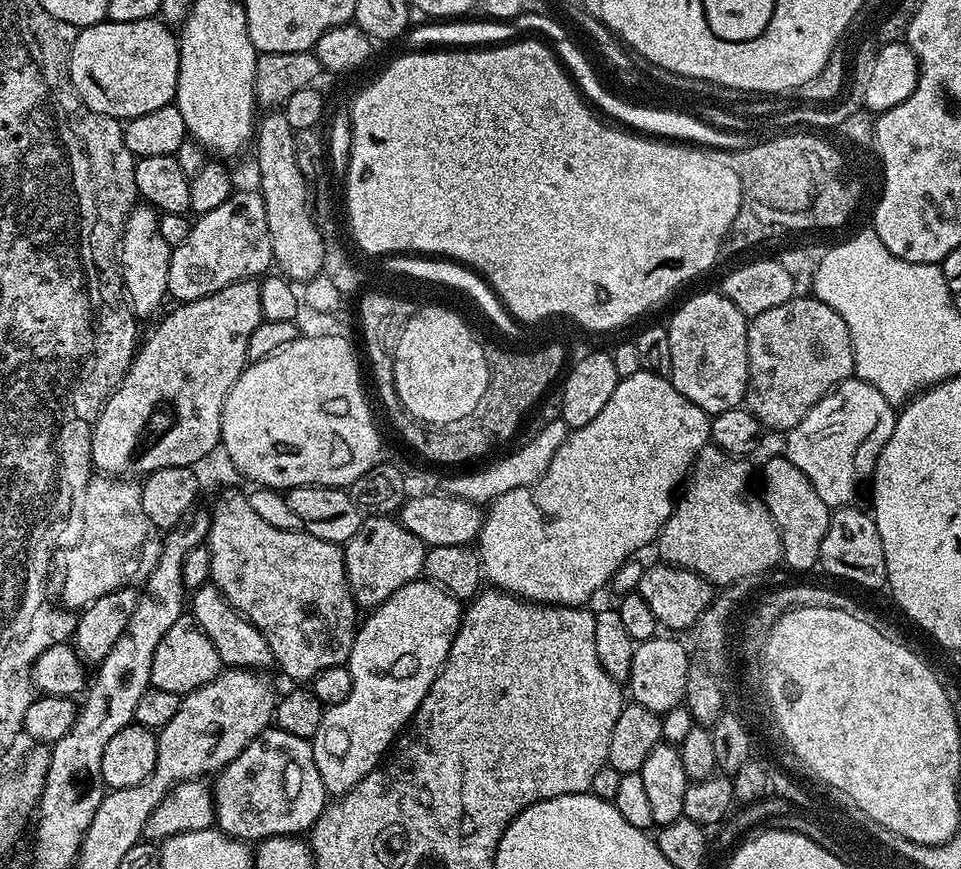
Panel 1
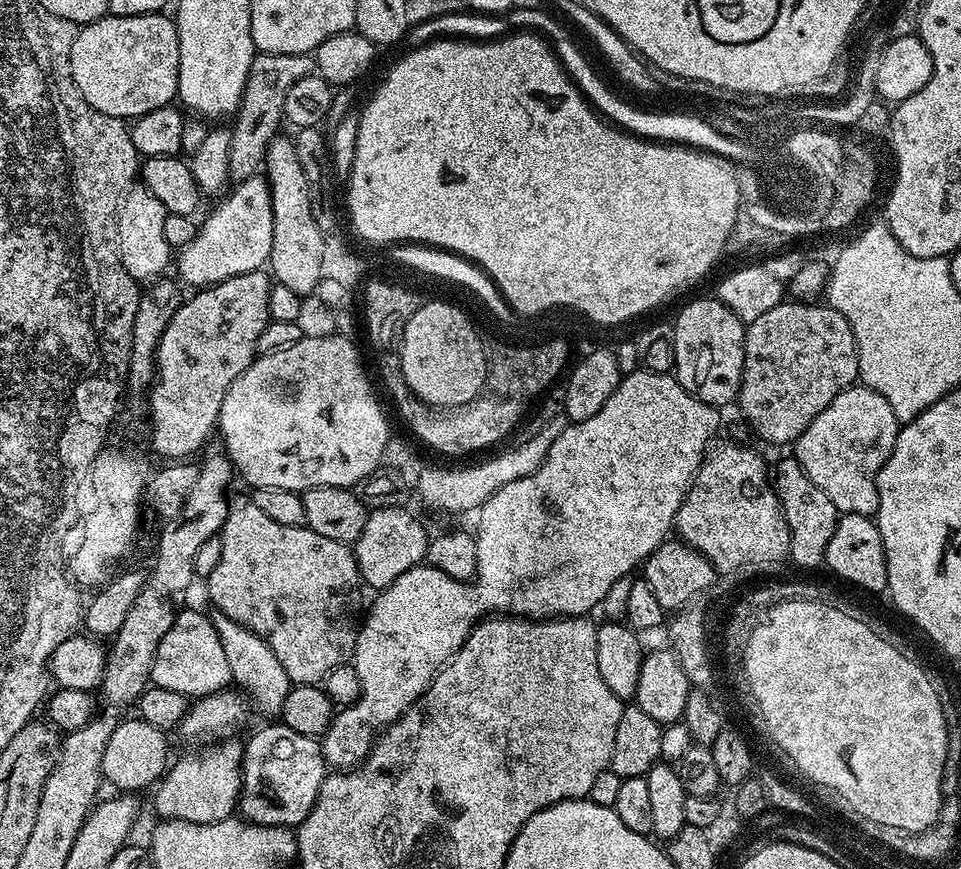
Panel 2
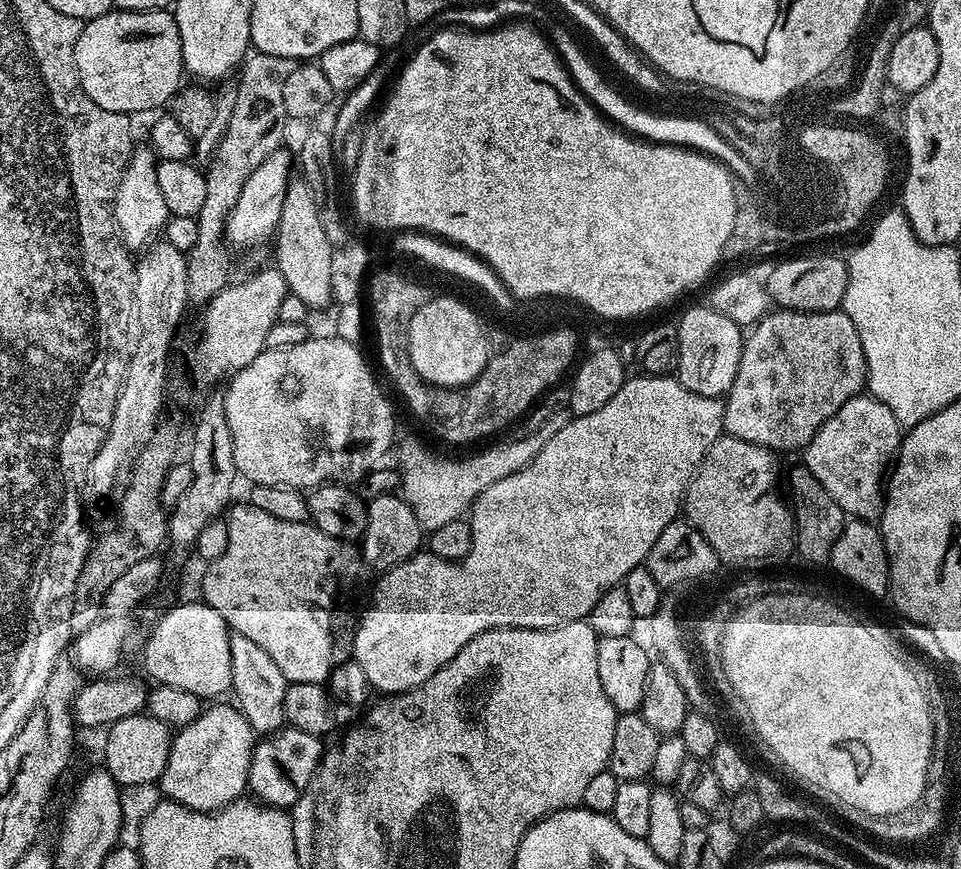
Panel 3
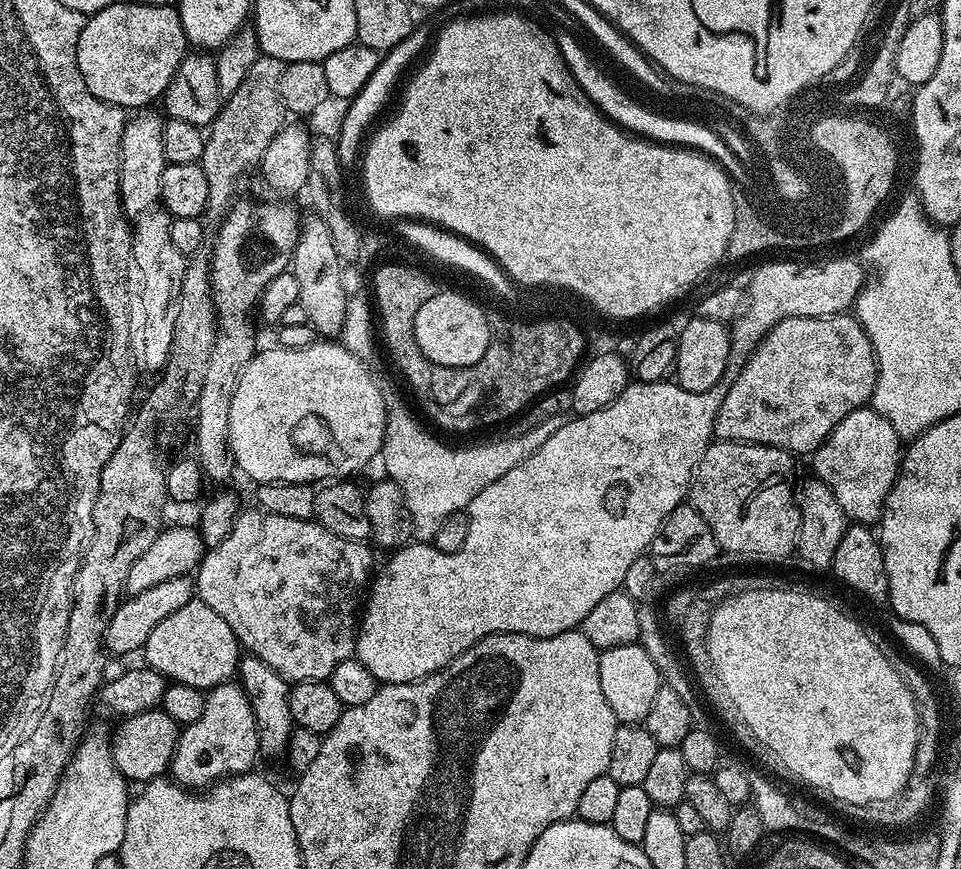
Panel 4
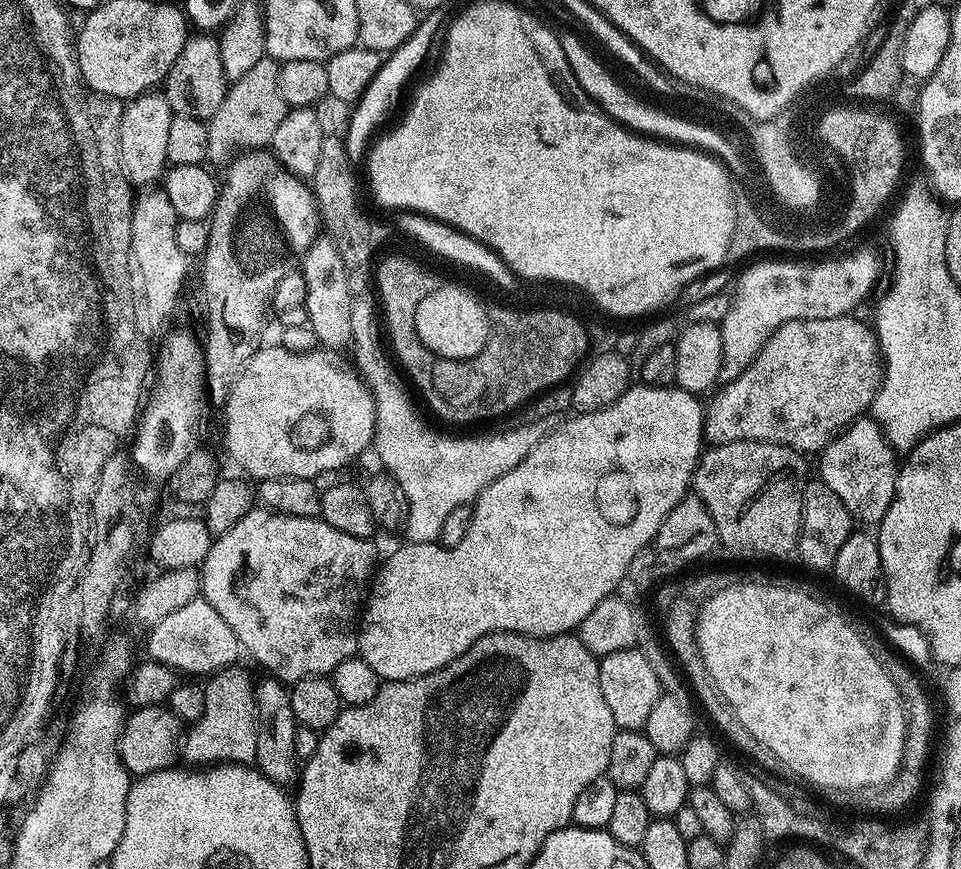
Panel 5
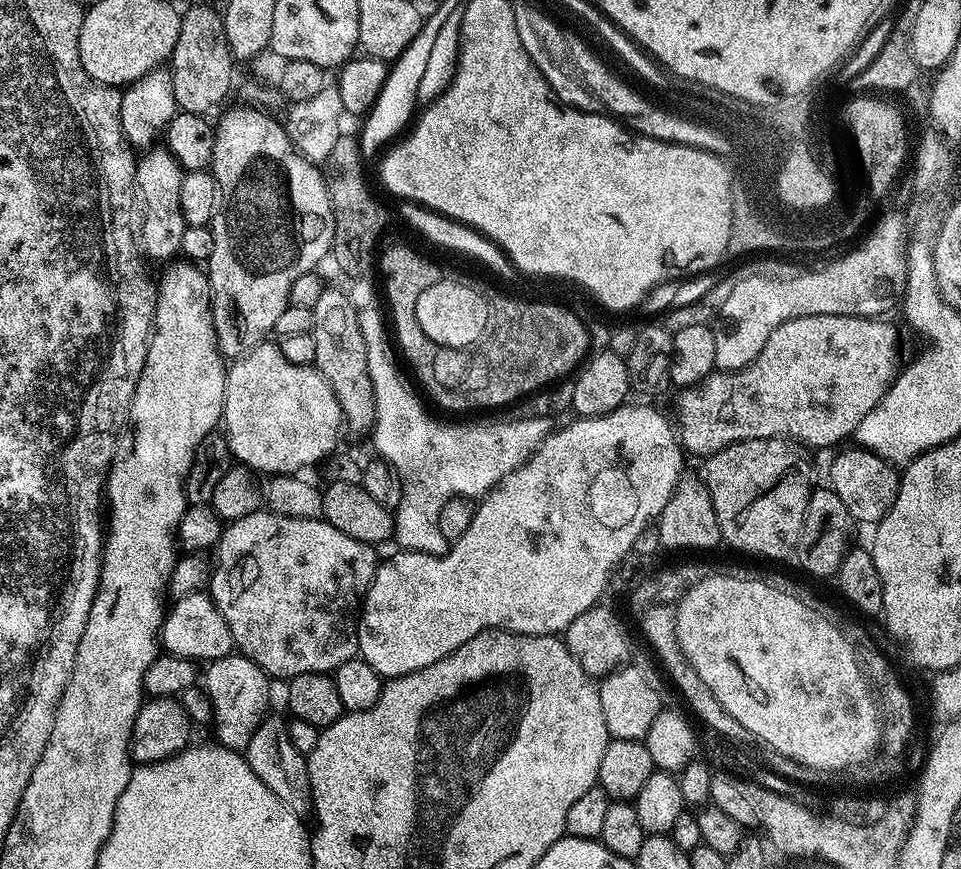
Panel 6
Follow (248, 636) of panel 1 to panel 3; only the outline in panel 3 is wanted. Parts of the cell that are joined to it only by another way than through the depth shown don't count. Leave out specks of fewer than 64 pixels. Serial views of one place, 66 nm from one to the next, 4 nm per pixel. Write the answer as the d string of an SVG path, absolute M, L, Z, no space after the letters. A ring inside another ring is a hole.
M232 632L230 635L230 674L232 675L230 692L231 695L236 695L235 707L239 708L241 714L250 722L253 732L271 734L285 727L284 703L289 686L287 678L282 674L282 670L278 670L274 658L270 658L270 654L266 654L266 650L262 650L262 646L256 645L251 638L242 638L242 634L237 632Z

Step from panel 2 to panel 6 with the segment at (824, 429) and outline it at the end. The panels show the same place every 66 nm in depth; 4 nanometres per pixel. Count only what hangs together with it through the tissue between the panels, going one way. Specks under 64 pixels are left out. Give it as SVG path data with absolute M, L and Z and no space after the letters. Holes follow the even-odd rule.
M844 446L832 460L828 468L827 483L842 498L846 510L851 514L853 521L869 526L879 524L880 519L890 510L897 492L900 491L900 476L897 469L884 460L876 452L865 446L848 448Z

